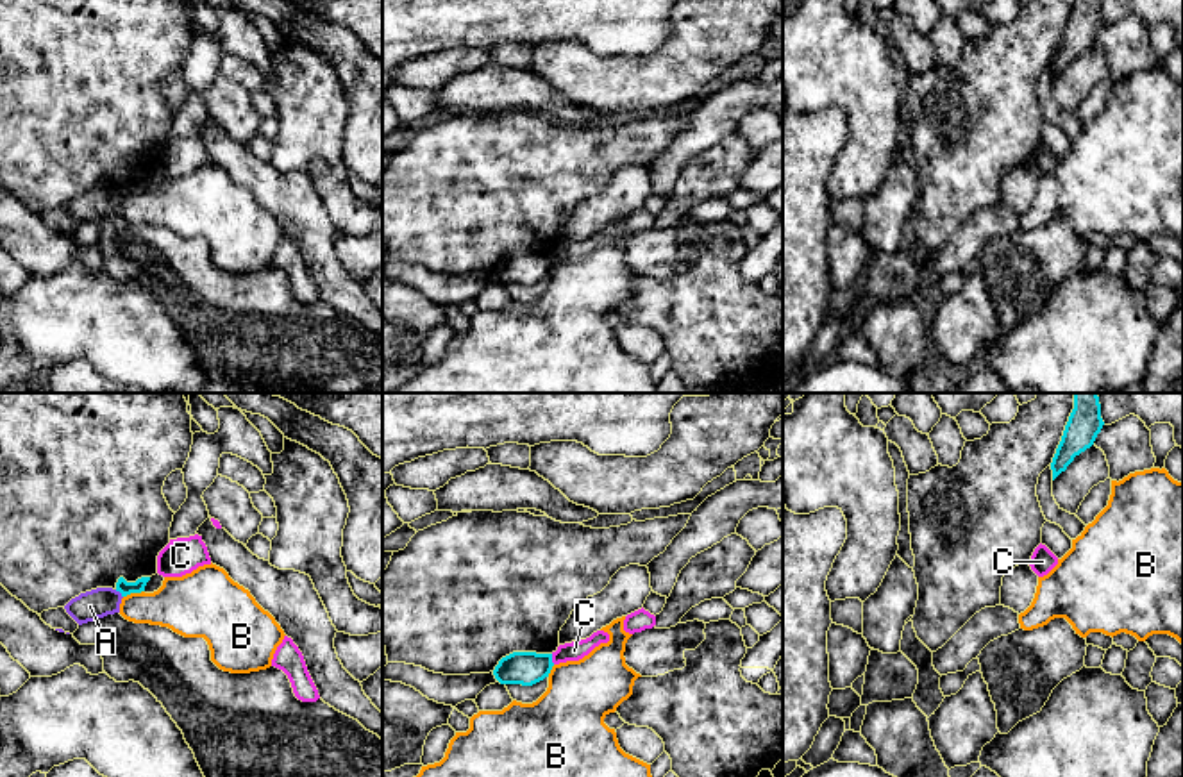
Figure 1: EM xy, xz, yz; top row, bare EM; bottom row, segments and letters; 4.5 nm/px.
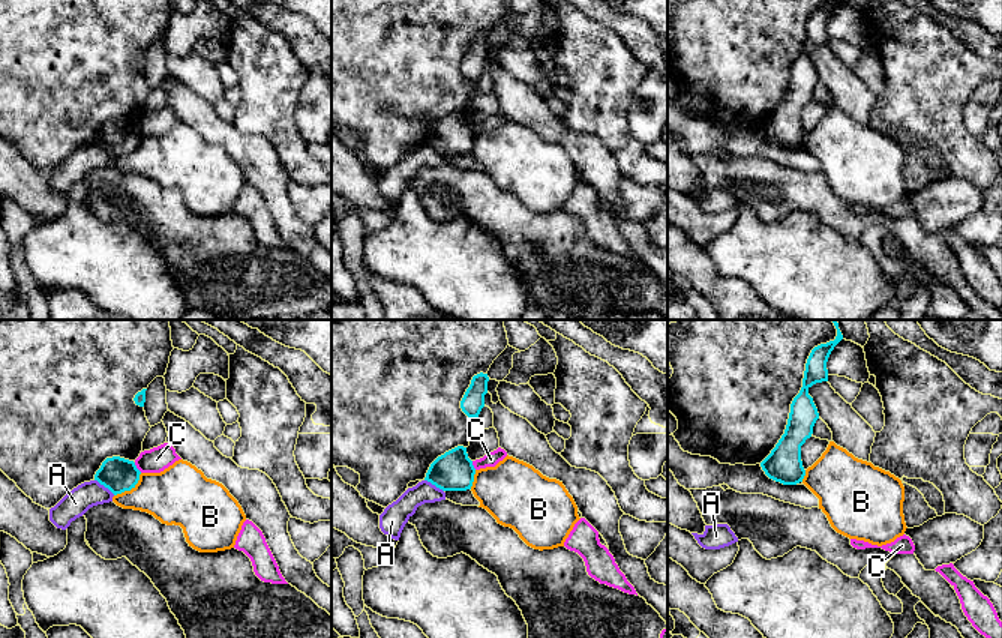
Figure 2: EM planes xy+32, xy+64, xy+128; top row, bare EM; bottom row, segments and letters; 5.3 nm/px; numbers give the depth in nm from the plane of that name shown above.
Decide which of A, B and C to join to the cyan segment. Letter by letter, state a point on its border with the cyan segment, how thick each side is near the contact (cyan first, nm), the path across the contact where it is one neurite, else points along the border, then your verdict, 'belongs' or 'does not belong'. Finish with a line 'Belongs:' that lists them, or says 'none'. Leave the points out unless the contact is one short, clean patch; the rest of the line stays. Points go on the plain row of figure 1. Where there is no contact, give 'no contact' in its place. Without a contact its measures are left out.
A: xy (120, 192) | 70/140 nm | does not belong
B: xy (133, 192) | 70/260 nm | does not belong
C: xz (551, 259) | 150/90 nm | along xz (551, 254), (554, 263) | does not belong
Belongs: none

